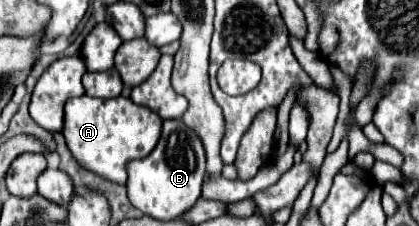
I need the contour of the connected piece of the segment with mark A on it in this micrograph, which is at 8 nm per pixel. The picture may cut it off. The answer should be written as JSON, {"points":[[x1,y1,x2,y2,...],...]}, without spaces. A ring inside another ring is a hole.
{"points":[[81,95,65,103,63,135,69,151,83,169,125,185,125,163,131,159,143,159,153,151,161,133,161,123,163,119,155,111,135,105,127,97,95,99]]}

